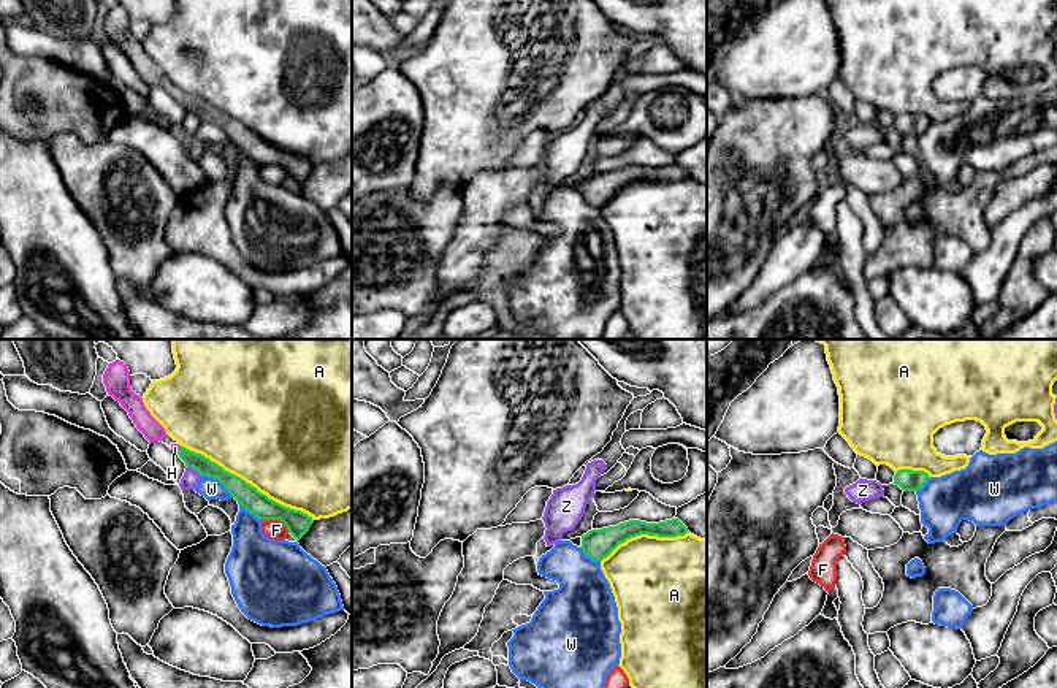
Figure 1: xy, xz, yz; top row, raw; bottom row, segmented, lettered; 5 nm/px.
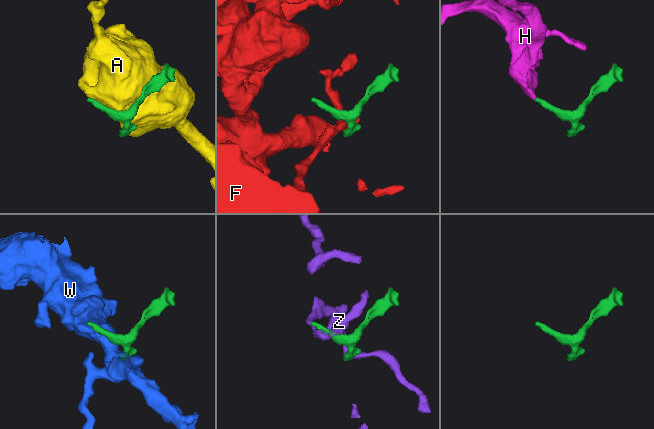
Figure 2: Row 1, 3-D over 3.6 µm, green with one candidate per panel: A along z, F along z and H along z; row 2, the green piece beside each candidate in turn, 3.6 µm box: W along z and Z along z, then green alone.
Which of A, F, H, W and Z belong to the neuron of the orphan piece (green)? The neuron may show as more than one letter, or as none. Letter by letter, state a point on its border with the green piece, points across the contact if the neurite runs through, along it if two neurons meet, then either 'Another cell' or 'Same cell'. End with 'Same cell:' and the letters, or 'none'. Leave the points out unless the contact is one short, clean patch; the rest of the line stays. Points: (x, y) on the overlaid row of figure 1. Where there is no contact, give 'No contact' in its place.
A: Touches green at xy (246, 482). Another cell
F: Touches green at xy (276, 519). Boundary: xy (262, 519), (278, 519), (289, 531). Another cell
H: Touches green at xy (179, 447). Path across: xy (205, 466), (192, 460), (179, 447), (175, 447). Same cell
W: Touches green at xy (219, 481). Another cell
Z: Touches green at xy (195, 468). Boundary: xy (187, 465), (200, 476). Another cell
Same cell: H

